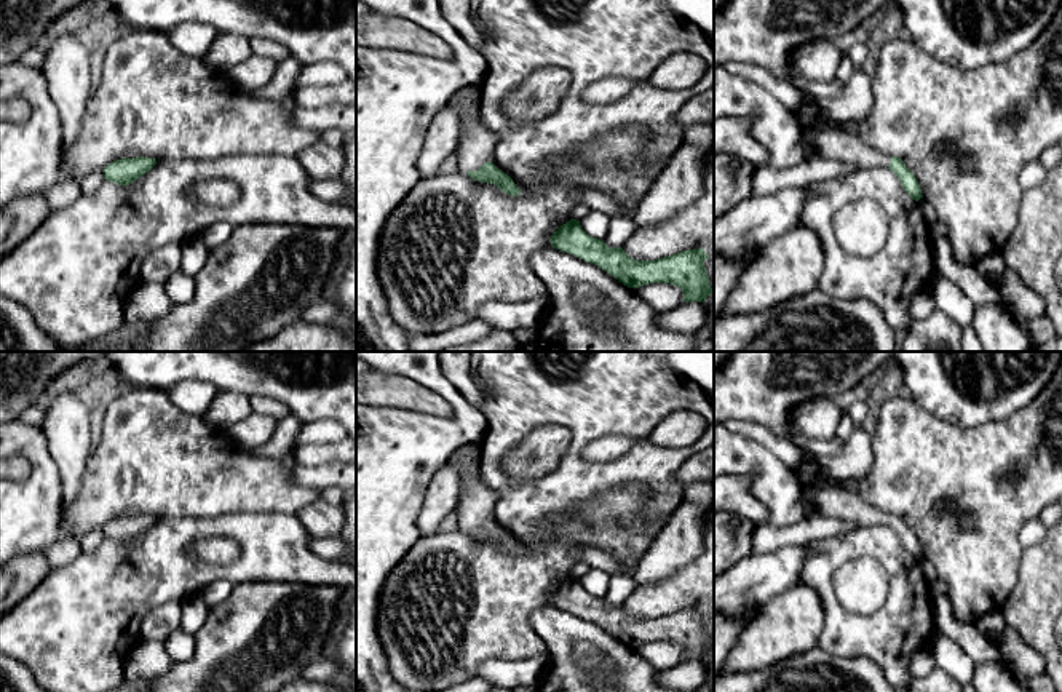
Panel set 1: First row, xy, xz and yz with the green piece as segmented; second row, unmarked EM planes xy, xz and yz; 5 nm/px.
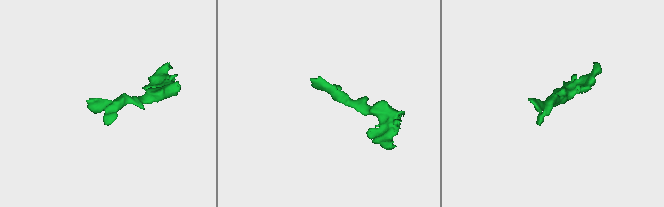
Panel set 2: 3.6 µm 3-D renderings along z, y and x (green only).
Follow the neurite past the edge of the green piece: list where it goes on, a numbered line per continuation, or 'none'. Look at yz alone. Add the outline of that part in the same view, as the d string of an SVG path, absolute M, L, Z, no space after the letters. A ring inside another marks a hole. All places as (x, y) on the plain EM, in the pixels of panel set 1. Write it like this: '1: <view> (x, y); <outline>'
1: yz (826, 501); M814 486L805 491L802 505L805 516L840 518L858 526L888 526L891 519L891 513L837 486Z

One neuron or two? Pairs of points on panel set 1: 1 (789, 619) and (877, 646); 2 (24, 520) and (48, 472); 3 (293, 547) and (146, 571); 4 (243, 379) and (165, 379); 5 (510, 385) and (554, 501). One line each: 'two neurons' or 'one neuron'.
1: two neurons
2: one neuron
3: one neuron
4: one neuron
5: one neuron

